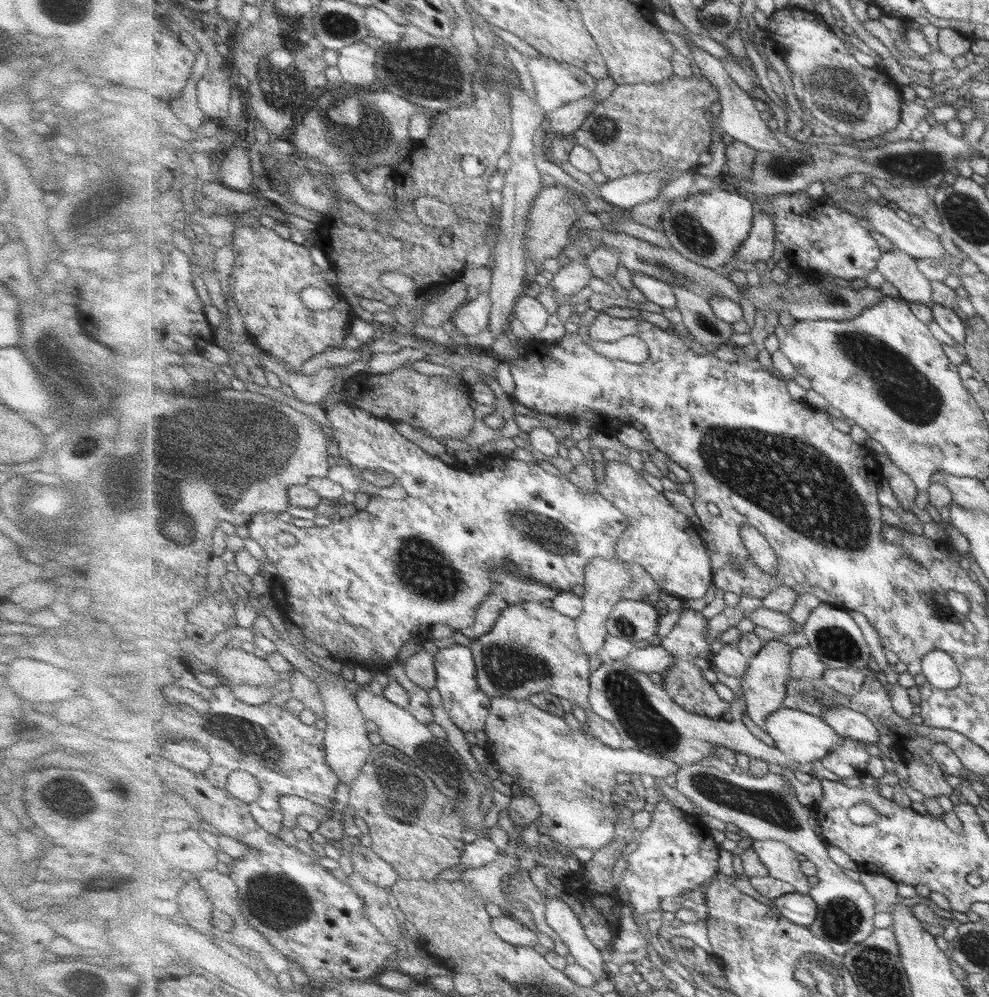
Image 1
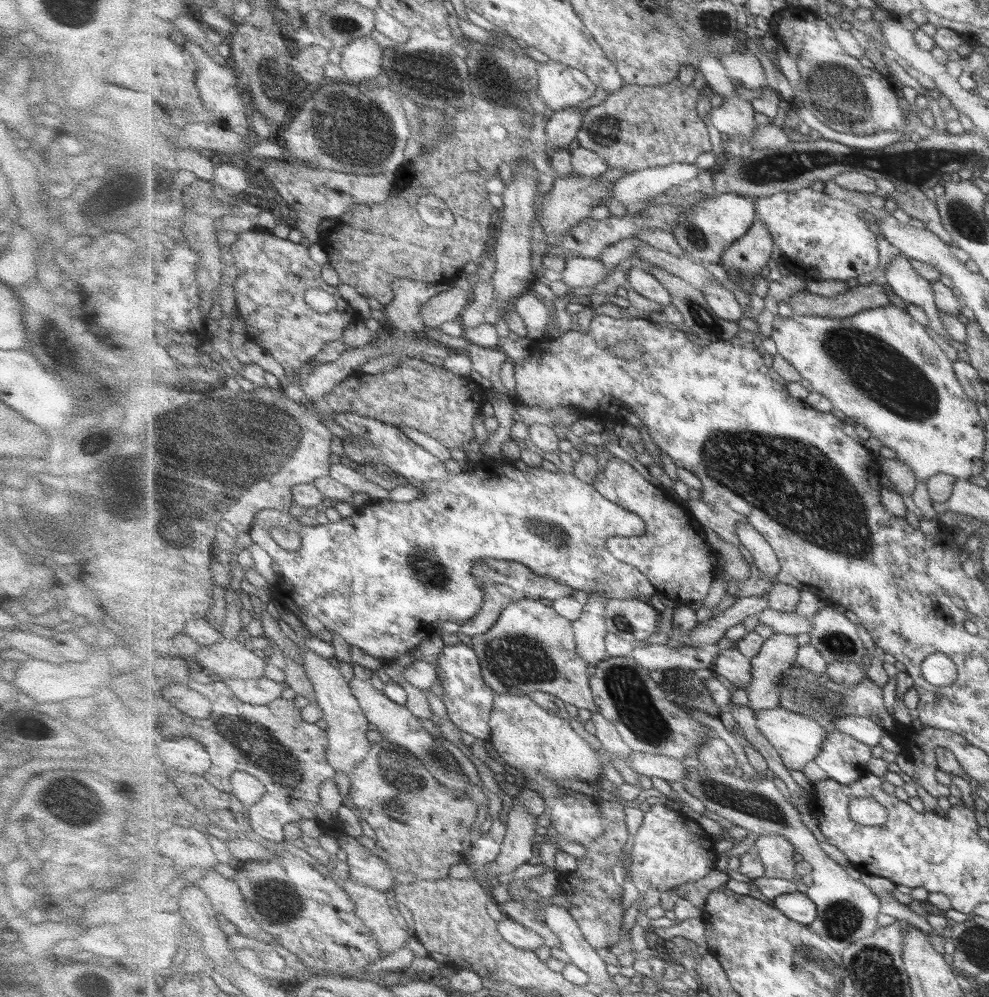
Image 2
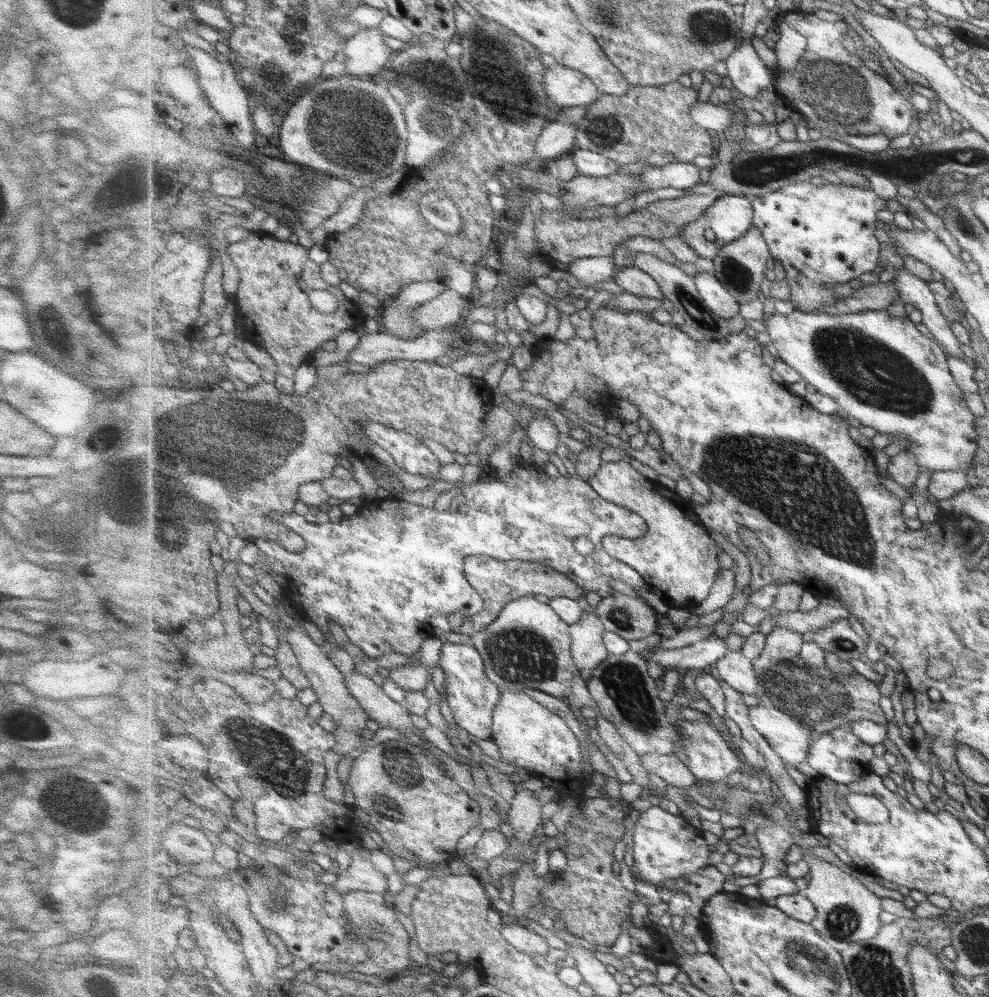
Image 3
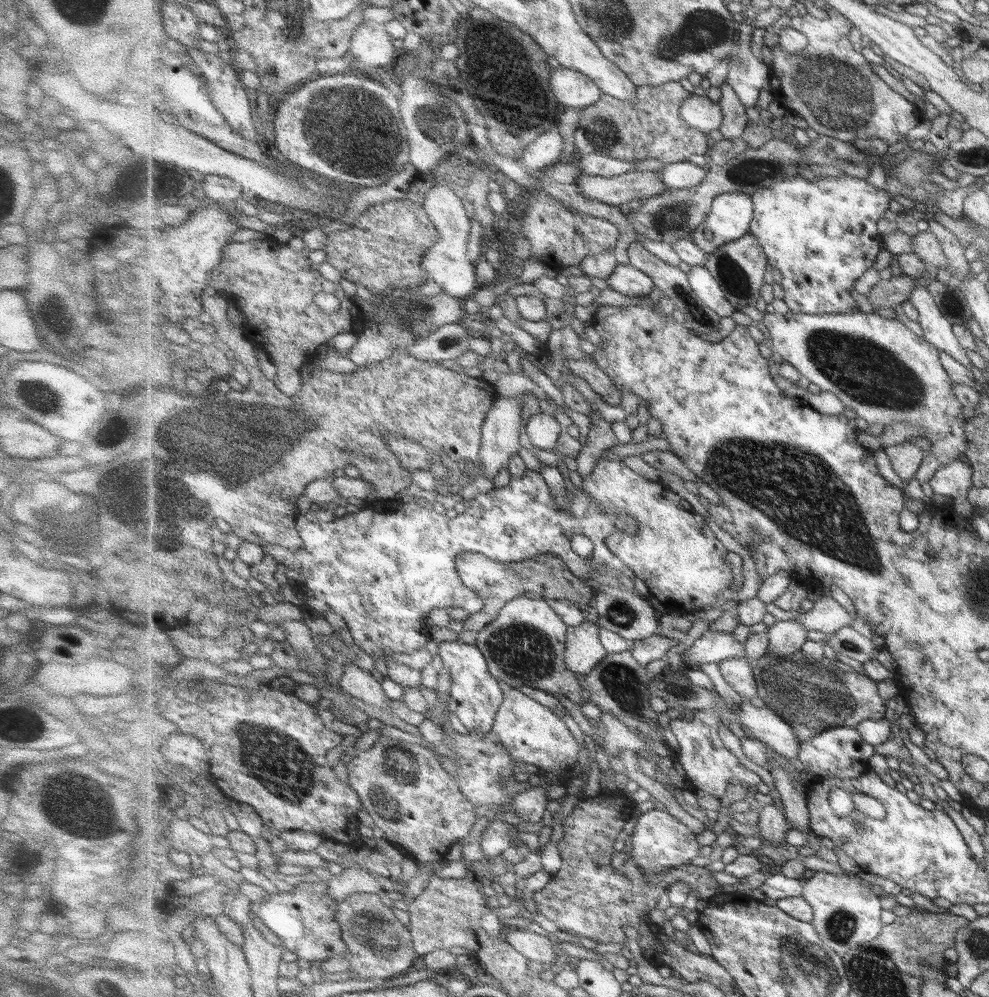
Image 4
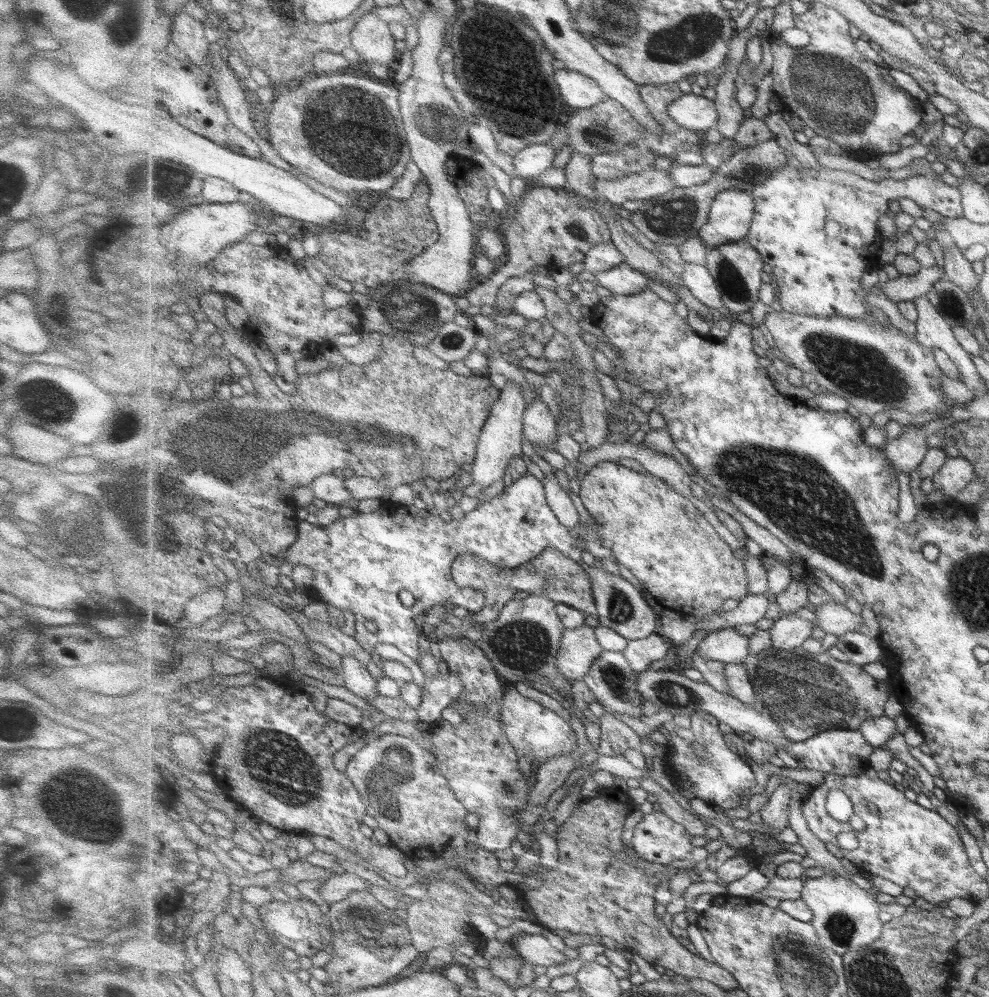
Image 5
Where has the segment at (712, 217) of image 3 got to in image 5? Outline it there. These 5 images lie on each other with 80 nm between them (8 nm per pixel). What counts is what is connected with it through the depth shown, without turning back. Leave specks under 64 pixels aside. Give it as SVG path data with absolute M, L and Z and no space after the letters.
M731 188L720 192L712 206L707 222L700 228L698 236L711 249L745 238L750 231L755 214L755 201L752 193Z

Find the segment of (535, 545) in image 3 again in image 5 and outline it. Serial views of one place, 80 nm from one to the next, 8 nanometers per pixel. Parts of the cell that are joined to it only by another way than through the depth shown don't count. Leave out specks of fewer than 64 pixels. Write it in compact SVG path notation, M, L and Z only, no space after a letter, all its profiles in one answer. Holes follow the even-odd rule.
M528 473L502 493L481 501L472 511L466 513L464 520L451 520L445 514L432 510L417 510L413 506L405 507L396 502L382 502L383 510L371 513L353 512L348 517L340 517L330 525L310 524L306 521L298 523L297 540L284 552L285 560L292 566L307 566L312 571L310 595L312 600L322 601L339 610L347 610L354 617L353 636L365 650L371 654L377 650L377 644L392 644L404 654L415 660L419 656L419 640L421 634L415 626L415 618L419 614L433 611L434 607L451 602L455 606L466 608L470 614L479 612L486 604L486 596L477 589L463 588L453 577L453 566L459 555L475 555L484 558L488 563L505 567L517 568L522 564L533 563L545 548L555 548L583 564L583 549L577 542L584 542L584 550L595 560L610 559L618 562L609 544L604 544L599 536L600 524L594 520L587 528L578 524L575 528L566 527L560 523L554 509L546 500L544 482L537 480ZM407 590L414 595L415 602L411 607L405 606L399 600L399 592ZM365 622L376 626L375 632L369 632Z

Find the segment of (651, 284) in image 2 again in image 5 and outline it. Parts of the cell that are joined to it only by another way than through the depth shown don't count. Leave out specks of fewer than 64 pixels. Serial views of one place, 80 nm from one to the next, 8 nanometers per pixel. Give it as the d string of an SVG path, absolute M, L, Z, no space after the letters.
M625 262L611 270L598 272L595 274L595 278L595 286L598 284L604 286L616 295L637 294L643 292L649 286L647 276Z

